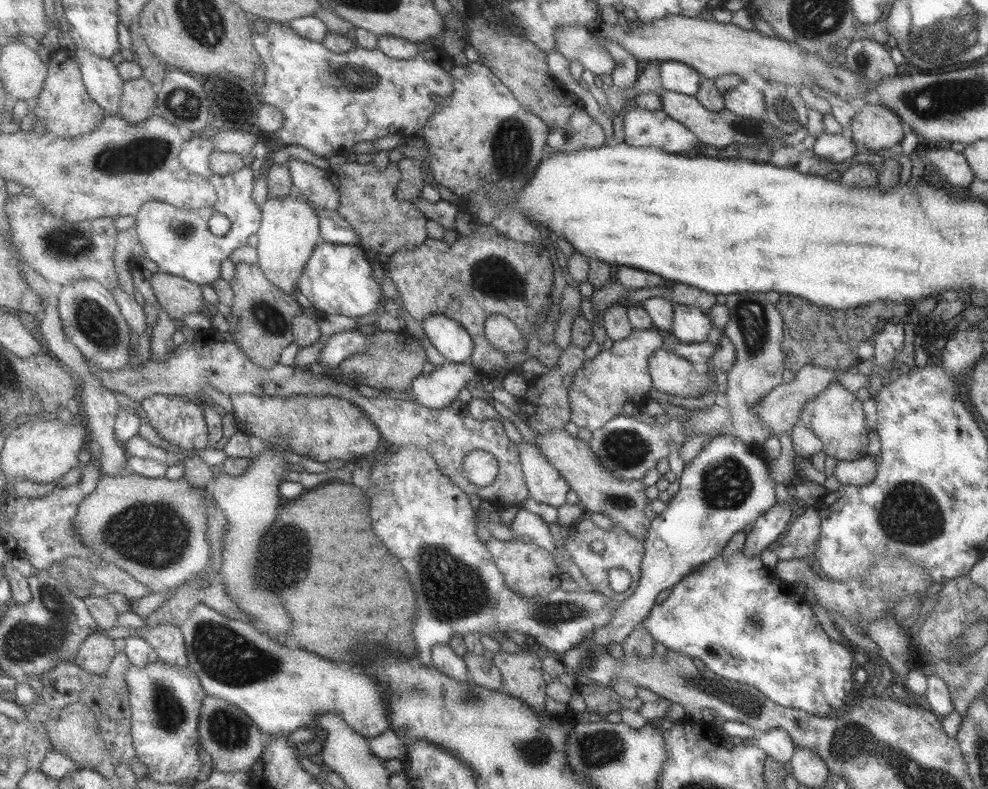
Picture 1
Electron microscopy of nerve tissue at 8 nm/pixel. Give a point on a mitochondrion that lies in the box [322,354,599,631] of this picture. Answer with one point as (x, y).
(456, 591)

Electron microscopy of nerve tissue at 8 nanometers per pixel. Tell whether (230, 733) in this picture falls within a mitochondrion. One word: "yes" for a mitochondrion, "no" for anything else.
yes

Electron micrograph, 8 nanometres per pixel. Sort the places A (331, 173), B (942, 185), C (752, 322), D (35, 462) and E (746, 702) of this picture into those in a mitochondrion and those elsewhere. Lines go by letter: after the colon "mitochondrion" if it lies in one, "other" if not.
A: other
B: other
C: mitochondrion
D: other
E: mitochondrion

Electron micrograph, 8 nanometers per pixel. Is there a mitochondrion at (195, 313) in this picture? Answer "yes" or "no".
no

